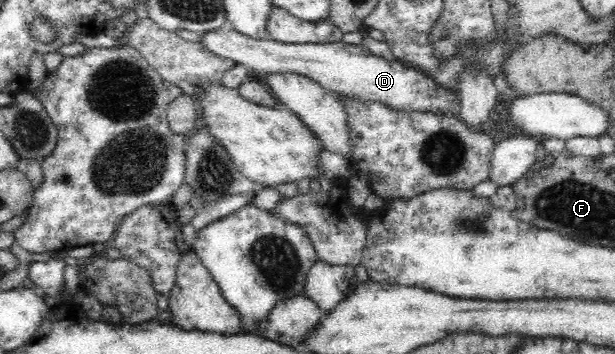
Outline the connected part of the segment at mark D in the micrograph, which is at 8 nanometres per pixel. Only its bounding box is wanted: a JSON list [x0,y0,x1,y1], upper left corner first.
[200,29,460,115]

